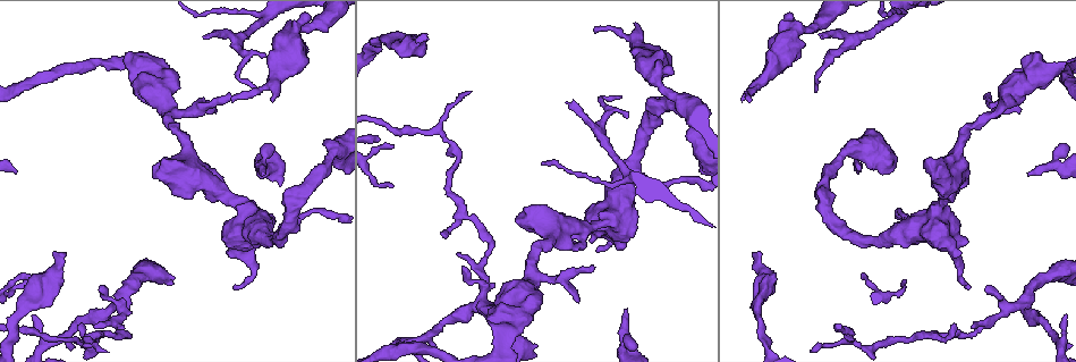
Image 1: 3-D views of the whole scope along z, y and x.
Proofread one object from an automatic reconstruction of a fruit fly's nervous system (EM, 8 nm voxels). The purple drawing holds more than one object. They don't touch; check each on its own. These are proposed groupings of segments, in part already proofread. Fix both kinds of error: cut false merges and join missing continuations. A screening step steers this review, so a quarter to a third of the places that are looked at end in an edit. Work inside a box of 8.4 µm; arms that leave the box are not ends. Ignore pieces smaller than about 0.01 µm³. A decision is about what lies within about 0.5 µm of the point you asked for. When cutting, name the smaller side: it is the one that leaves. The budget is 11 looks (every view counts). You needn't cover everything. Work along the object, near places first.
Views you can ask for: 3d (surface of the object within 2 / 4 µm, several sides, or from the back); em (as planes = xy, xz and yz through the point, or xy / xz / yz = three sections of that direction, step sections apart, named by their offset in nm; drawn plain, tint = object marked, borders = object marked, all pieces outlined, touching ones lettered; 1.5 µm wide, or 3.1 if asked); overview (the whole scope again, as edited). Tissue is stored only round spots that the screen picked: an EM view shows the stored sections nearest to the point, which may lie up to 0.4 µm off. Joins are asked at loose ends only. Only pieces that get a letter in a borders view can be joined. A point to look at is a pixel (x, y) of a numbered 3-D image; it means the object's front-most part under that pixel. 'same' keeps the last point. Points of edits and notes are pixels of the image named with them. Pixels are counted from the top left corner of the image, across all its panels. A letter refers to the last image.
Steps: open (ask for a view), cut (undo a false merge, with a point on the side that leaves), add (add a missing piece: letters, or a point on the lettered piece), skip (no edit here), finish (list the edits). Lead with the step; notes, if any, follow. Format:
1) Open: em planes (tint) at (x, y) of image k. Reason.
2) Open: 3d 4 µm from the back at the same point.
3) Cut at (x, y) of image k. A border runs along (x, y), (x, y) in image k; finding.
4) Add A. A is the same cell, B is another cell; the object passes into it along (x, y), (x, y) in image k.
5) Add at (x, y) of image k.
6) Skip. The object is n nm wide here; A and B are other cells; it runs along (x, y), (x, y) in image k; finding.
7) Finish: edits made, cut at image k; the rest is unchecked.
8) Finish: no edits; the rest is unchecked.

Open: 3d 4 µm from the back at (418, 40) of image 1. Branch stops here.

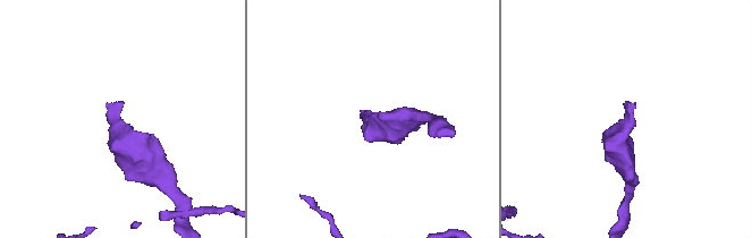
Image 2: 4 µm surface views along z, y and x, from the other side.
Open: em xz step 8 (borders) at (122, 101) of image 2.

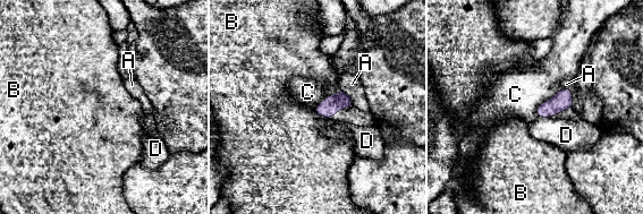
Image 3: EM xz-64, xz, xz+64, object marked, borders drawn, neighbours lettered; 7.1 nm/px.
Add A. A is the same cell, B, C and D are other cells; the object passes into it along (561, 101), (573, 91), (566, 84) in image 3; it goes on there.

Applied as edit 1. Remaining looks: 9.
Open: em xz step 4 (borders) at (821, 36) of image 1.

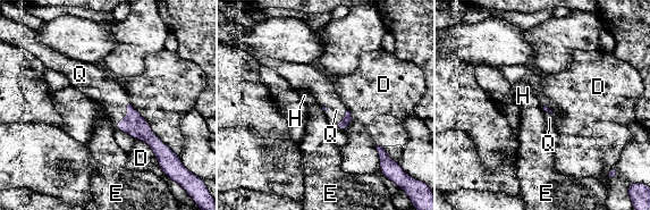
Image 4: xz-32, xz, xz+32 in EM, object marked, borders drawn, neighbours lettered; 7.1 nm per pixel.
Add Q. Q is the same cell, D, E and H are other cells; the object passes into it along (134, 124), (125, 117), (112, 95) in image 4; it goes on there.

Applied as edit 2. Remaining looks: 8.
Open: overview.

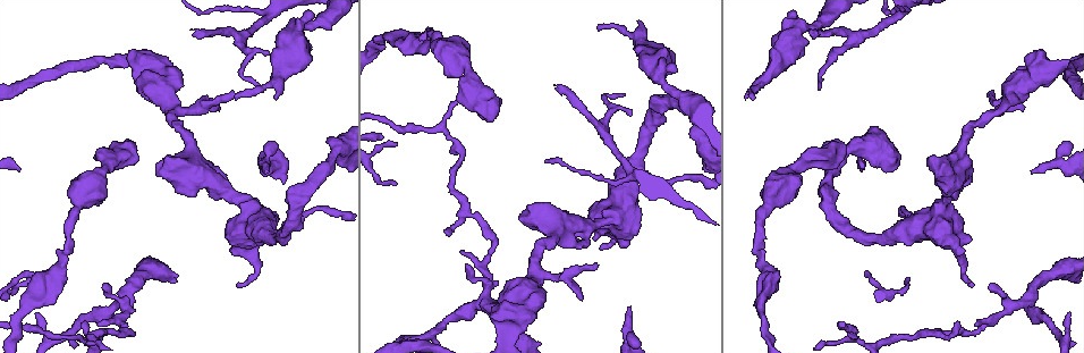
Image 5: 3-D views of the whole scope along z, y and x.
Open: 3d 2 µm from the back at (581, 249) of image 5. Thick end.

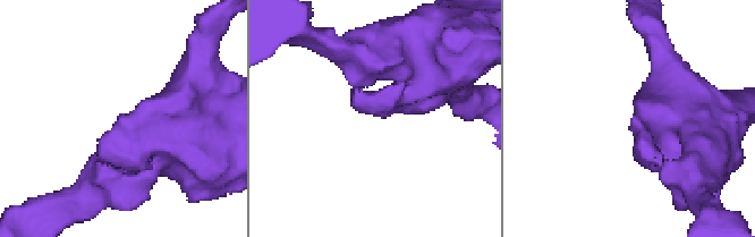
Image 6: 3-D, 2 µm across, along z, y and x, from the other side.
Open: em planes (borders) at (378, 115) of image 6.

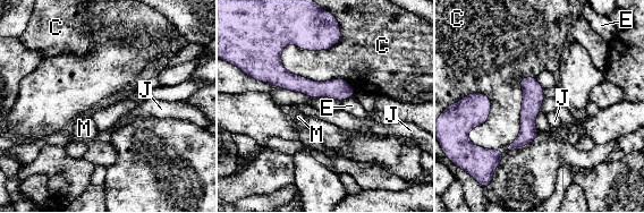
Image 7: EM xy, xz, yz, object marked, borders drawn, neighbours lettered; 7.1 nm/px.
Skip. C, E, J and M are other cells; a border runs along (281, 50), (289, 71), (356, 91) in image 7; none of them fits.

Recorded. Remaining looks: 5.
Open: 3d 4 µm at (1032, 169) of image 5. Free end.

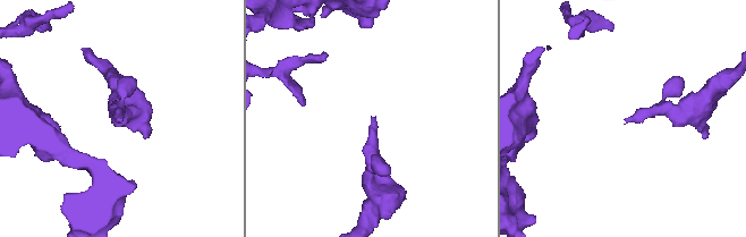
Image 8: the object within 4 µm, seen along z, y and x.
Open: em planes (plain) at (627, 118) of image 8. Shape alone is not enough.

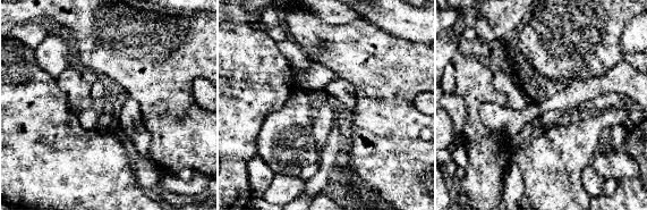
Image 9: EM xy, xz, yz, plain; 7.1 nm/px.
Open: em planes (borders) at the same point.

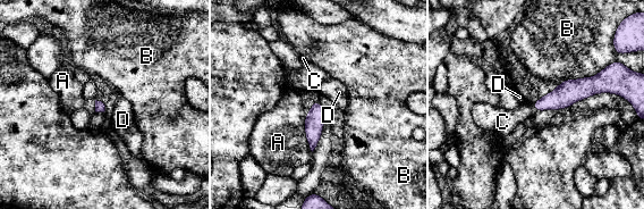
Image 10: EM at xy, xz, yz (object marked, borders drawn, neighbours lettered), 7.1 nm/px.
Add C. C is the same cell, A, B and D are other cells; the object passes into it along (566, 94), (533, 106), (502, 122) in image 10; it goes on there.

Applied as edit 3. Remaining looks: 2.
Finish: edits made, add at image 3, add at image 4, add at image 10; the rest is unchecked.

